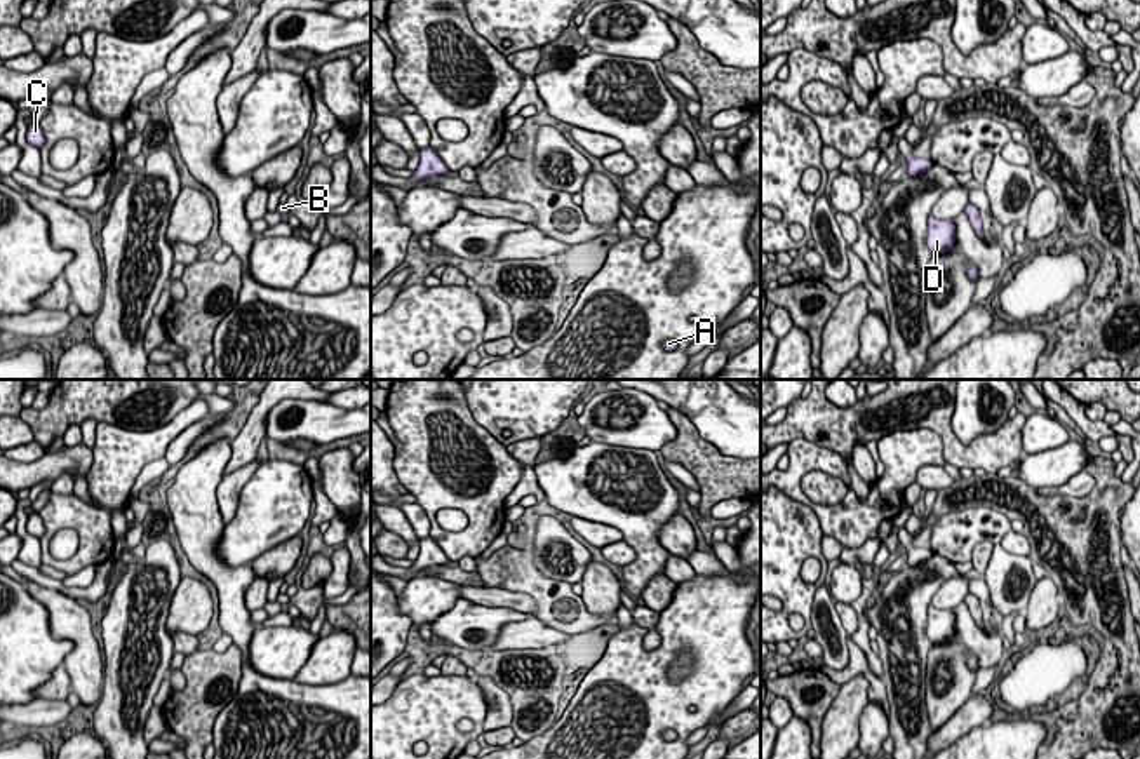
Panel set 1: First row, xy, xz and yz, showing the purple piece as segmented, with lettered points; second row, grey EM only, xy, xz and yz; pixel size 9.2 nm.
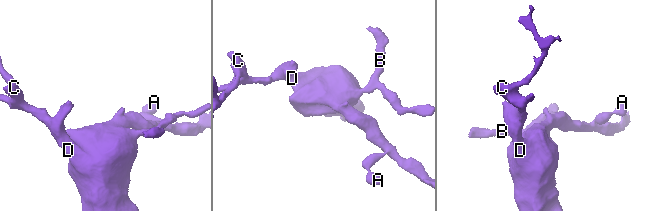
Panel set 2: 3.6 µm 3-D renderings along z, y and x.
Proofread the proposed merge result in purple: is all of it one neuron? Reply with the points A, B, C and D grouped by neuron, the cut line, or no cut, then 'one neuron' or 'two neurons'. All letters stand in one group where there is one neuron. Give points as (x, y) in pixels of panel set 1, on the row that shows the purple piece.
A B C D; no cut; one neuron

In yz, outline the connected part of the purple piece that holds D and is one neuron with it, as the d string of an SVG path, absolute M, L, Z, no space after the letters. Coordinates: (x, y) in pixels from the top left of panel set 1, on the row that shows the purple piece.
M933 214L928 218L926 245L935 254L949 252L956 244L956 225L954 221L936 219Z

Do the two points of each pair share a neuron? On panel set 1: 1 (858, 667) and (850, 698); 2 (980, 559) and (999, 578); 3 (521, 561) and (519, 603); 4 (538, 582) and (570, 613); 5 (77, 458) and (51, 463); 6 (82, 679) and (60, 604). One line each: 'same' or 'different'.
1: different
2: different
3: different
4: same
5: same
6: same

